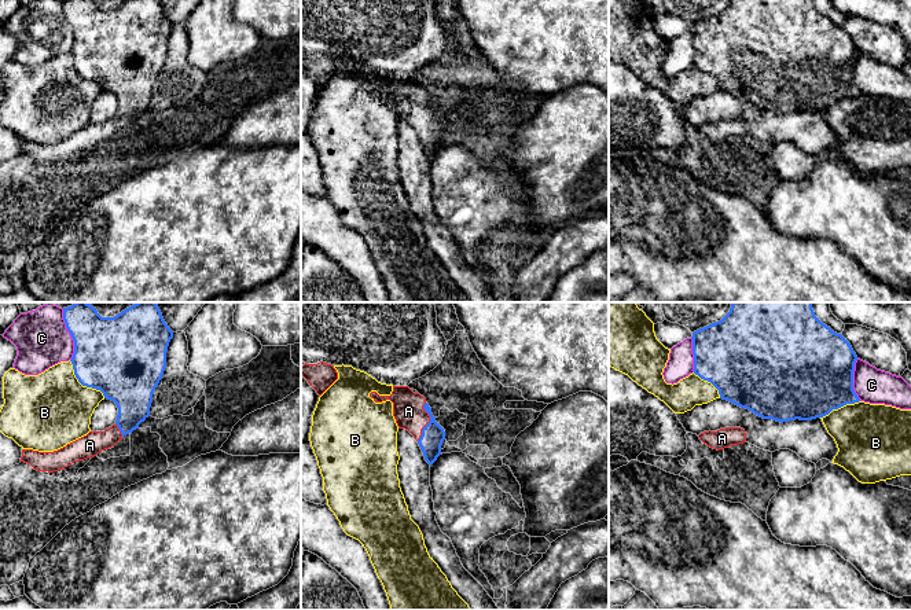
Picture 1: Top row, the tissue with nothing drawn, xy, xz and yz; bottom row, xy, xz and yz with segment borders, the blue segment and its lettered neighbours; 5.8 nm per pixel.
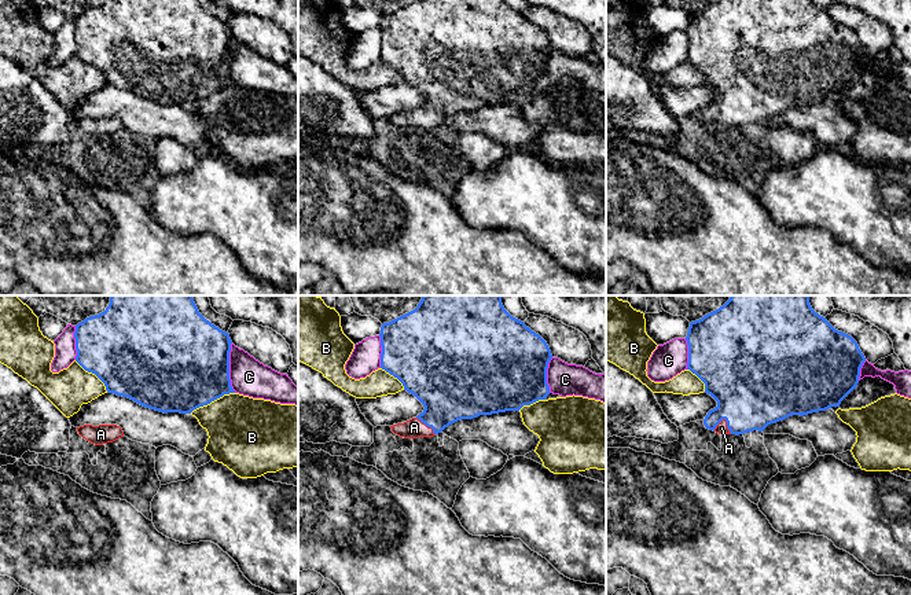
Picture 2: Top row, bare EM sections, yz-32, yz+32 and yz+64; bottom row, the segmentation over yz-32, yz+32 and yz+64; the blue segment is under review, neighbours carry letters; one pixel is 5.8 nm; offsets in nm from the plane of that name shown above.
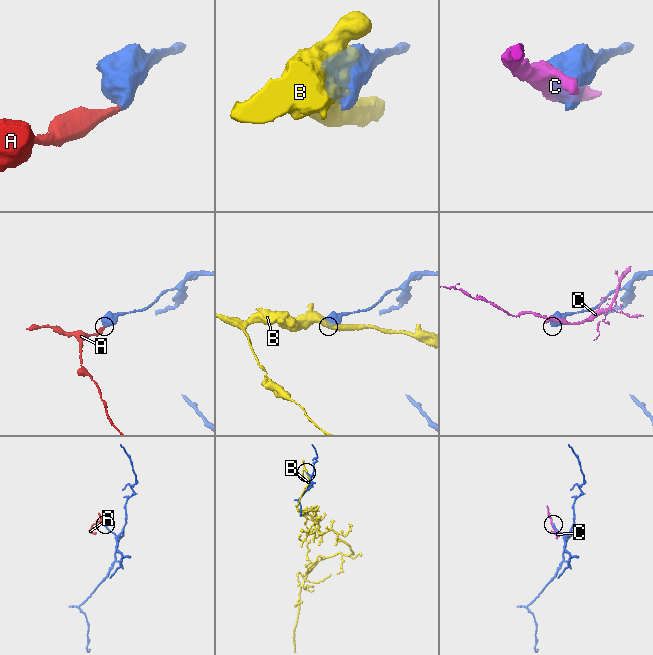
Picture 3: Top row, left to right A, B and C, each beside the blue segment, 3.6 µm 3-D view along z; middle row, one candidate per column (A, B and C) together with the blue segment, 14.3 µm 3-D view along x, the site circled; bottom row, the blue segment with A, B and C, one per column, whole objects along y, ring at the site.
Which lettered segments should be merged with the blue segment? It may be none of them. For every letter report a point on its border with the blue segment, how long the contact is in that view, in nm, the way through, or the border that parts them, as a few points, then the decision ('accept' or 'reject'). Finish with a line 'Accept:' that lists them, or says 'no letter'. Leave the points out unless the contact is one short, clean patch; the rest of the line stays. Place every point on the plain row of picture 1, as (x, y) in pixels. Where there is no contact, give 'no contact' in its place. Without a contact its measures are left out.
A: meets blue in xz at (429, 114); contact 240 nm long; runs through xz (430, 133), (429, 114), (421, 114), (408, 103); accept
B: meets blue in xy at (83, 77); contact 300 nm long; reject
C: meets blue in xy at (70, 26); contact 300 nm long; reject
Accept: A

